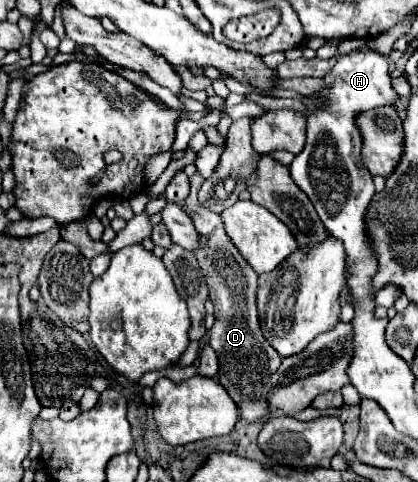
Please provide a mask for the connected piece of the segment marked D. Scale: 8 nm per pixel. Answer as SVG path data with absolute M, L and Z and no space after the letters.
M196 173L190 176L190 196L184 202L186 212L190 214L196 230L202 234L204 242L200 242L200 250L196 250L196 258L200 262L200 270L208 282L210 300L216 308L216 322L208 332L210 346L220 358L220 370L216 380L228 390L232 400L240 408L240 418L246 422L258 422L266 418L266 398L268 390L272 388L270 376L280 366L280 354L272 350L270 342L264 338L260 330L258 310L256 310L256 288L258 288L258 274L244 262L242 254L236 250L228 234L224 234L224 226L220 216L210 212L198 202L198 188L202 186L204 178Z

